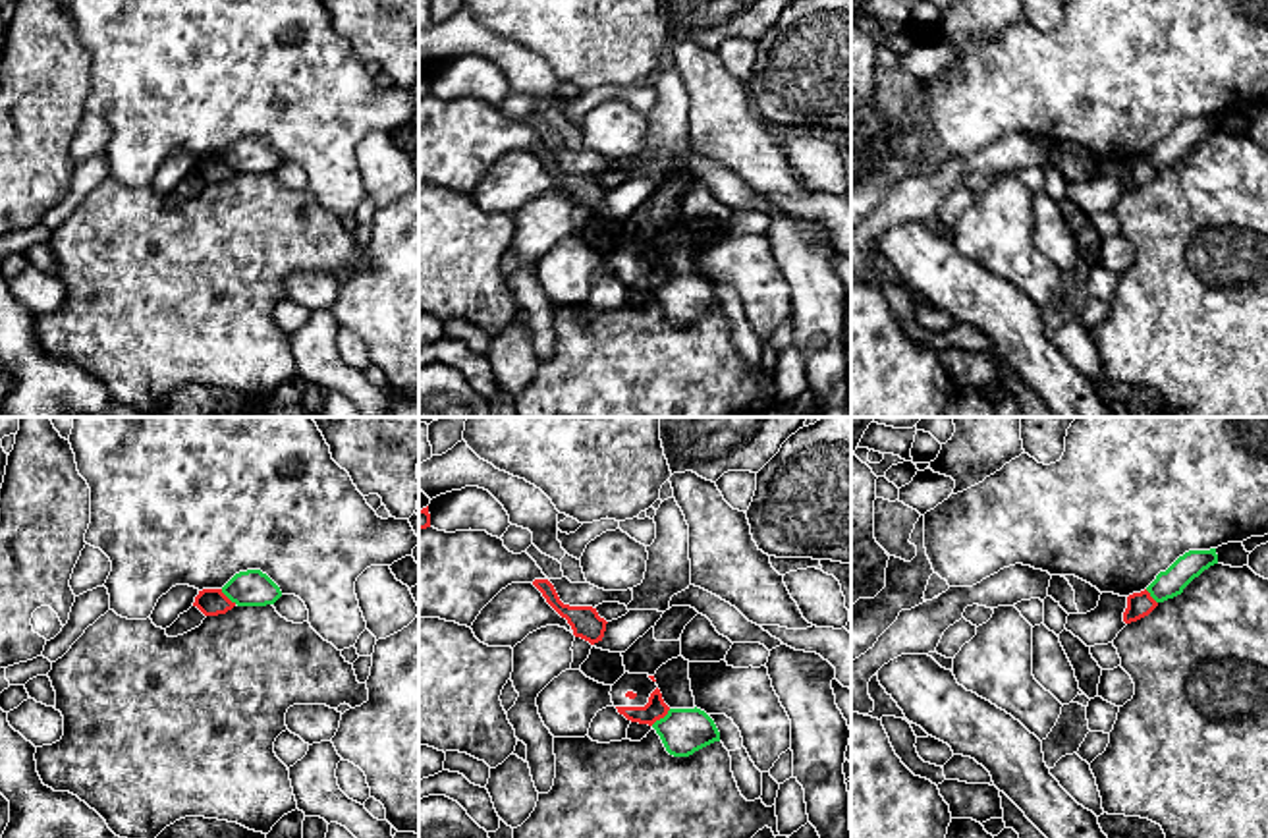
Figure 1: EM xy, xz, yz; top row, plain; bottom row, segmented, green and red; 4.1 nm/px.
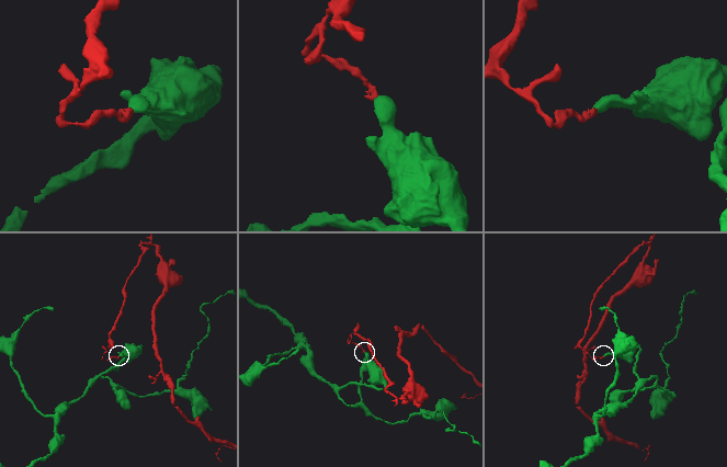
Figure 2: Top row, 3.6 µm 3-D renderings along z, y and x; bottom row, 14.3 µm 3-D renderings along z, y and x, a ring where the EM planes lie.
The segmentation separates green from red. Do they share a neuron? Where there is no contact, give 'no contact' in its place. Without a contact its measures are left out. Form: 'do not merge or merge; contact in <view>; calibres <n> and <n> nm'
do not merge; contact in xz; calibres 190 and 90 nm

